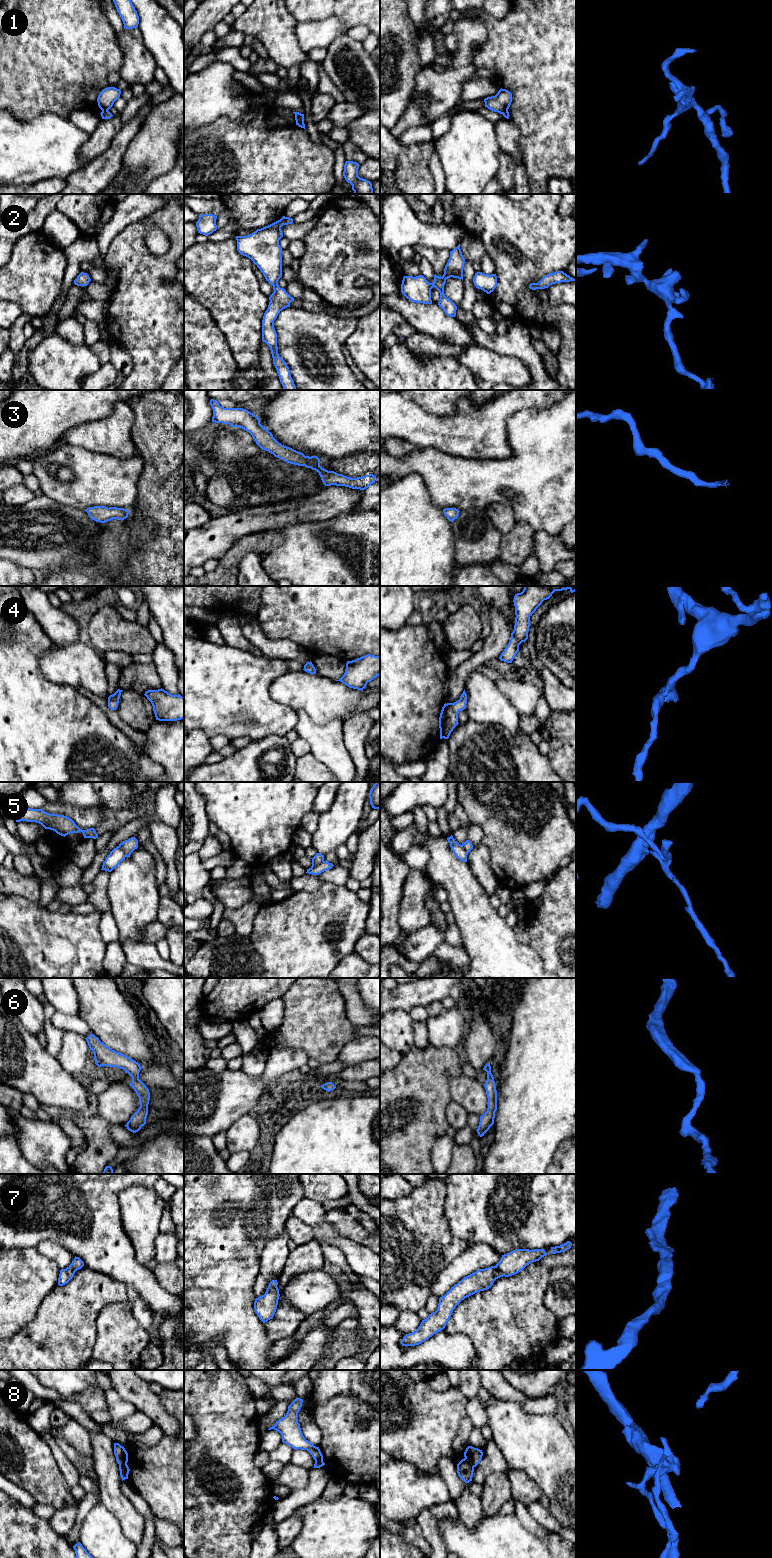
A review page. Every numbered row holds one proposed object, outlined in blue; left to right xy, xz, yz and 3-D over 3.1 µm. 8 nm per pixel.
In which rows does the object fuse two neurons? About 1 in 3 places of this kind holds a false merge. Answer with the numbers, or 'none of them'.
1, 5, 8

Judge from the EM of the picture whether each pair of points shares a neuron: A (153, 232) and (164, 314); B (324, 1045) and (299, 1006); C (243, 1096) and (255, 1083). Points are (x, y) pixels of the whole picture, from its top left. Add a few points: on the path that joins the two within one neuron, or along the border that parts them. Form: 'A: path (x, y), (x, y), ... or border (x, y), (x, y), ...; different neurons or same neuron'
A: border (144, 235), (153, 254), (169, 250); different neurons
B: path (321, 1035), (321, 1029), (309, 1016); same neuron
C: path (245, 1093), (252, 1086); same neuron

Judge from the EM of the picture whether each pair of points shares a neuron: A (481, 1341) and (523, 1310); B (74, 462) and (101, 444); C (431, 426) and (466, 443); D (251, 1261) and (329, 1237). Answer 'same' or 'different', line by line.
A: same
B: different
C: same
D: different

